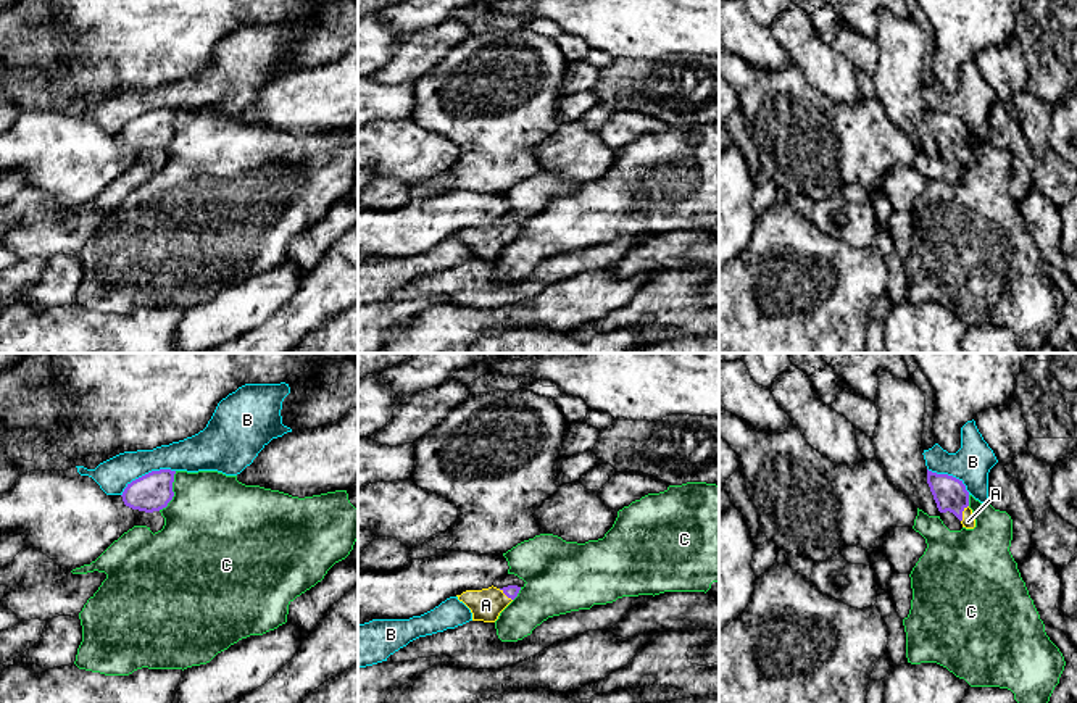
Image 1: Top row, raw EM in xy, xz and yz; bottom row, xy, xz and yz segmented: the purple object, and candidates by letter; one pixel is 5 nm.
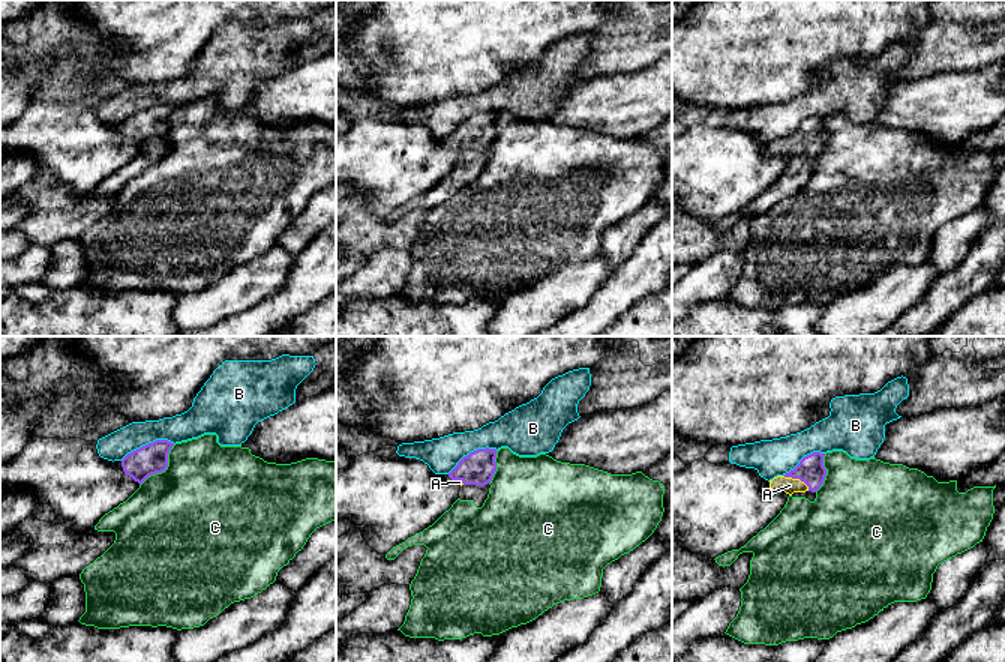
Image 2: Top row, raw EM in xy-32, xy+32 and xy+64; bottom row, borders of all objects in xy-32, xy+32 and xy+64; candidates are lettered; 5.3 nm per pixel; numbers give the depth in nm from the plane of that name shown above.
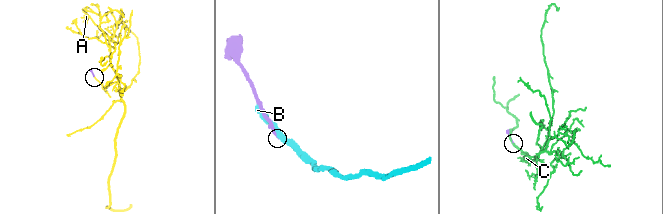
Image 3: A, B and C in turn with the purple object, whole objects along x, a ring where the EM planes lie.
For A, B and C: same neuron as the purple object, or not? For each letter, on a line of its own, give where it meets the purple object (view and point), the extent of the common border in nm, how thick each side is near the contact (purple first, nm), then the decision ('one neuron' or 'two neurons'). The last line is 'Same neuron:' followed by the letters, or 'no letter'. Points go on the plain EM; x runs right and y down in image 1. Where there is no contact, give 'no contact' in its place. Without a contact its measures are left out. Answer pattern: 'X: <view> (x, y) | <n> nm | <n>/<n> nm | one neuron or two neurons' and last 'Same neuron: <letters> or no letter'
A: yz (961, 152) | 90 nm | 170/70 nm | one neuron
B: xy (145, 113) | 300 nm | 190/170 nm | two neurons
C: xy (173, 131) | 220 nm | 190/480 nm | two neurons
Same neuron: A

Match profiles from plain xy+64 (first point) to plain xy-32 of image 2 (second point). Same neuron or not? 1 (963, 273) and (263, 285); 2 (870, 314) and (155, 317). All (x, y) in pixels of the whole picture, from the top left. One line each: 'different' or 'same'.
1: different
2: different

